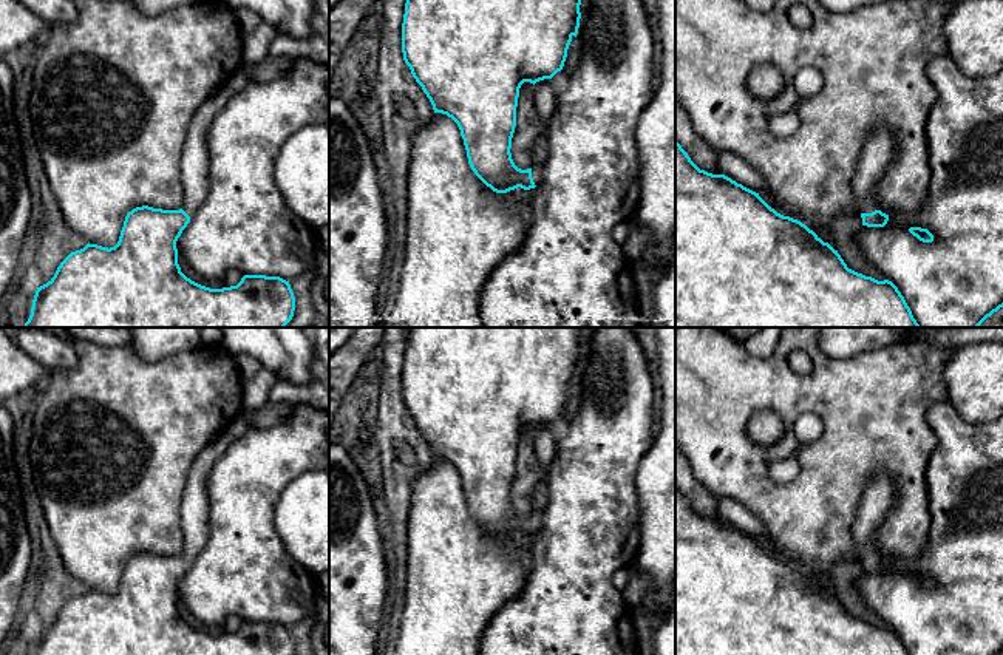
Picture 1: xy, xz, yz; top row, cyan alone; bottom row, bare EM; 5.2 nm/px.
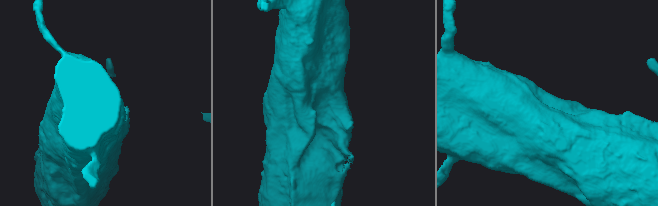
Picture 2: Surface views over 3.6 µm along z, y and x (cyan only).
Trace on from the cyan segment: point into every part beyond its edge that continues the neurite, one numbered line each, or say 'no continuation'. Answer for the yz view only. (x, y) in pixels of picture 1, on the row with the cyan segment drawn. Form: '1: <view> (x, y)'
1: yz (877, 152)

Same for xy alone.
1: xy (195, 158)

